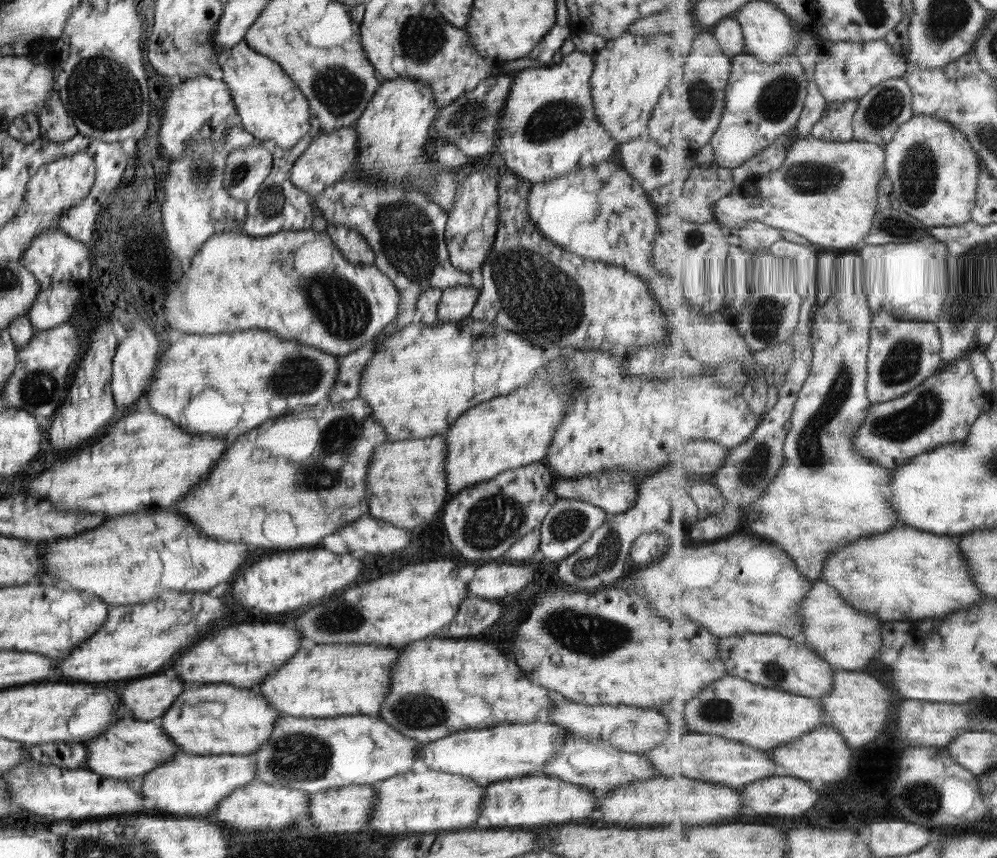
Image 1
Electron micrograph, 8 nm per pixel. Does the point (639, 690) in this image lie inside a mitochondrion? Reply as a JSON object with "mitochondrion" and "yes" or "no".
{"mitochondrion":"no"}

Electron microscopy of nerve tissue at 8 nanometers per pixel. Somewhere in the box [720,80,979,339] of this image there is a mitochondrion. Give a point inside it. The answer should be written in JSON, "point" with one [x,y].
{"point":[918,167]}

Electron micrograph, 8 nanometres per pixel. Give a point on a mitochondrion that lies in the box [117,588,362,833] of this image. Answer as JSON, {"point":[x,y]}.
{"point":[300,757]}

